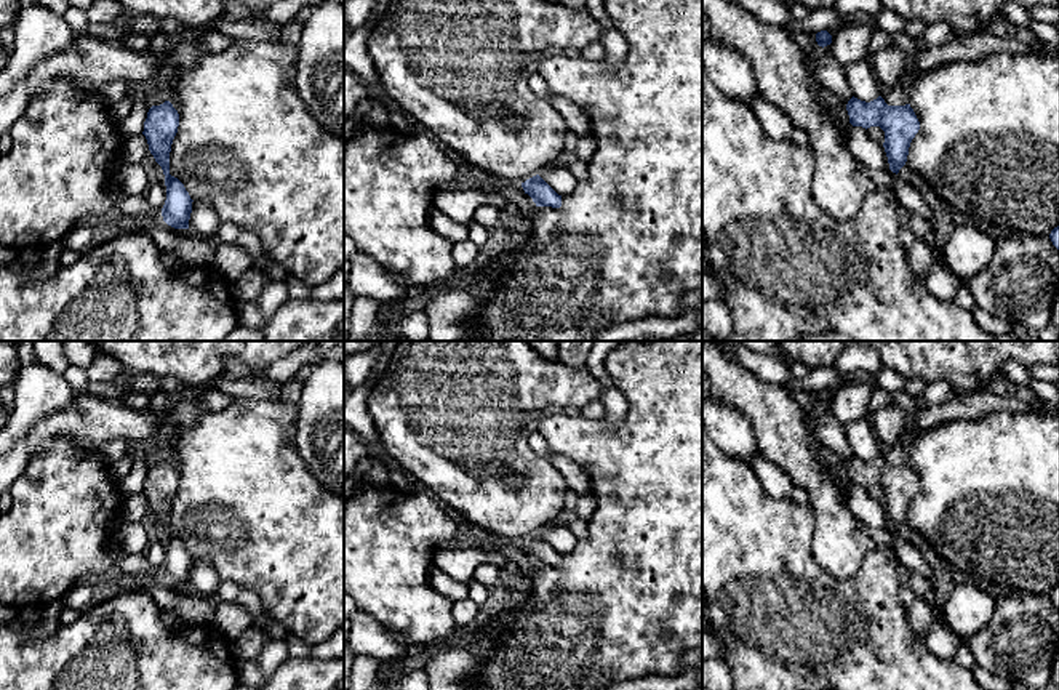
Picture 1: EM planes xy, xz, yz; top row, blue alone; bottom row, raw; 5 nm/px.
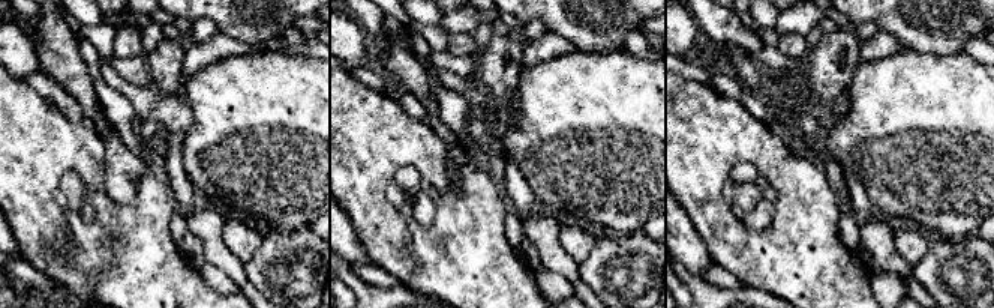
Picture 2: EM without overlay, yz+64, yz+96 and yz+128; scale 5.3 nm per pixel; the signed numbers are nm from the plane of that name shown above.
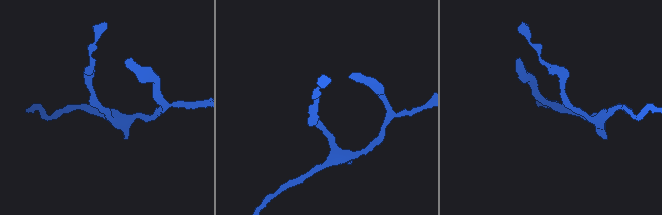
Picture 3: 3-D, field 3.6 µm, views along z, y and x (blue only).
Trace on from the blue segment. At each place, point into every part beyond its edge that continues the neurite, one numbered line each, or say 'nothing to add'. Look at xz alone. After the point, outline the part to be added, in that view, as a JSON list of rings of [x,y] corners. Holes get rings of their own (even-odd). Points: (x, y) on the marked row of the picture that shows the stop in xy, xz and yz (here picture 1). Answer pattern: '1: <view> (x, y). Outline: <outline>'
nothing to add

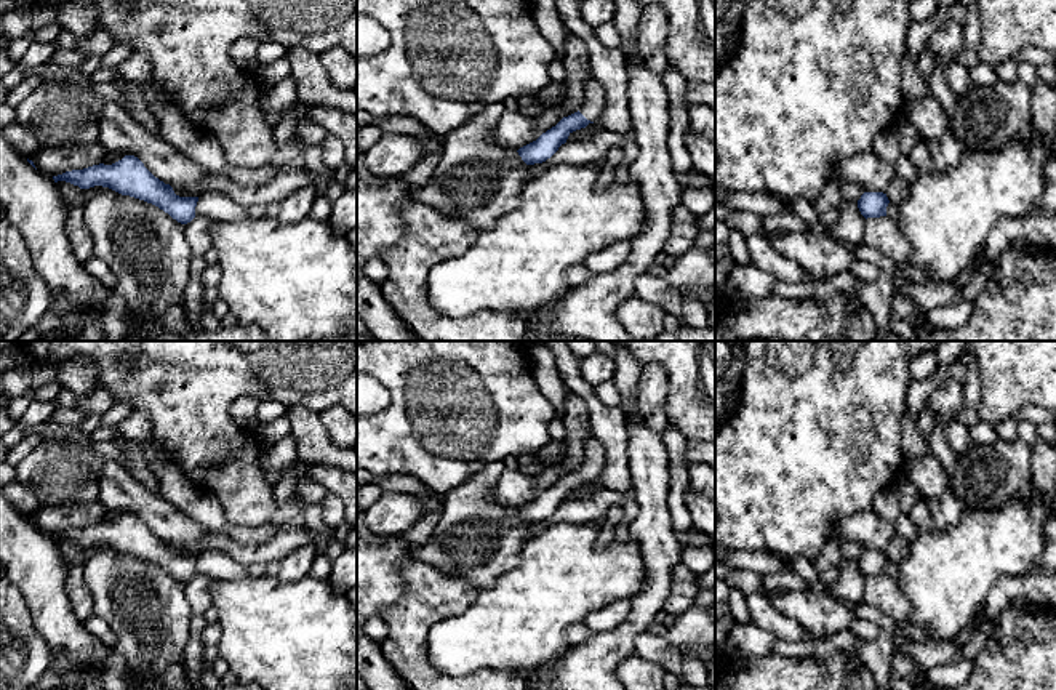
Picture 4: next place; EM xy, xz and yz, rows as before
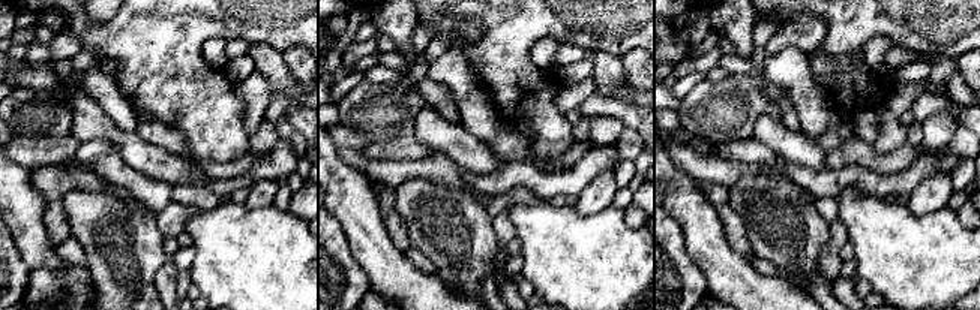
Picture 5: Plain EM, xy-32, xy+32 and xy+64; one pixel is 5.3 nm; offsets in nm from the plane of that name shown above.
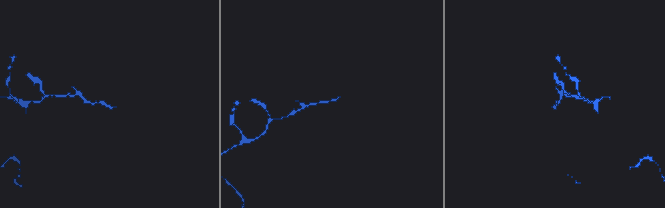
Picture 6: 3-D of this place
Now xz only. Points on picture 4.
1: xz (594, 93). Outline: [[[589,77],[584,83],[584,102],[579,112],[590,122],[595,122],[605,107],[605,88],[603,85]]]

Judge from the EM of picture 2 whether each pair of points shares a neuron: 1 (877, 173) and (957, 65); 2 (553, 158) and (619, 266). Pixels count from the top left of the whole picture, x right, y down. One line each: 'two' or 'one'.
1: one
2: two

